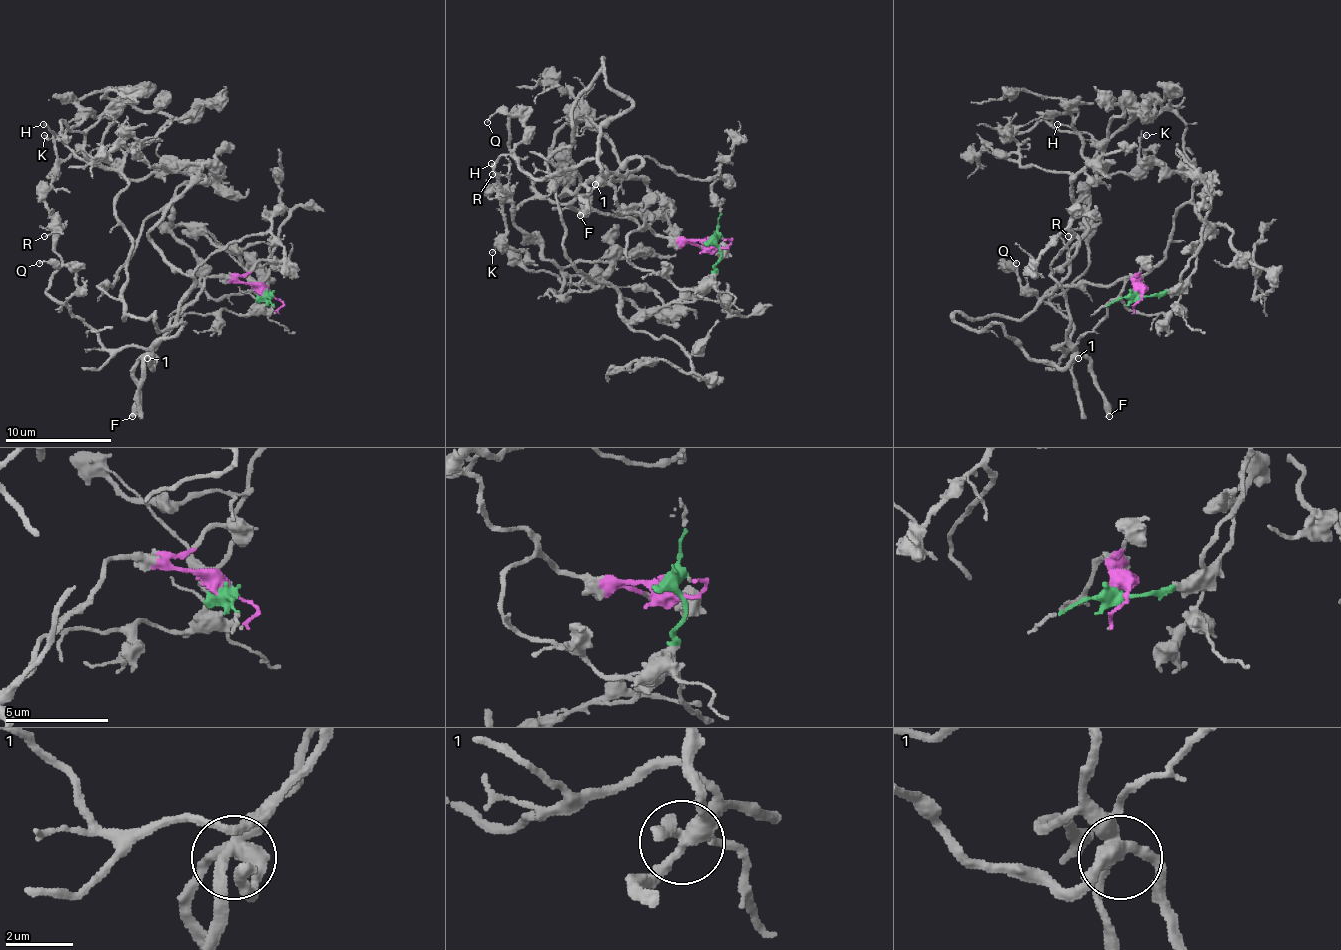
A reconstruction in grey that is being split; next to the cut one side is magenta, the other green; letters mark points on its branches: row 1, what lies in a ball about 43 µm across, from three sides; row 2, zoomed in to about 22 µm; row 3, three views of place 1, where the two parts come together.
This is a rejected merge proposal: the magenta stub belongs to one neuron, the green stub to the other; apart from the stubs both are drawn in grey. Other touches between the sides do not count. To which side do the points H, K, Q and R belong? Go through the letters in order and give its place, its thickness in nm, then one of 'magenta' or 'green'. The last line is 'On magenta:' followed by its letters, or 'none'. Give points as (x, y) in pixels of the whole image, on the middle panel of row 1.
H: at (491, 163); 120 nm thick; green
K: at (492, 252); 140 nm thick; magenta
Q: at (487, 122); 130 nm thick; magenta
R: at (492, 174); 120 nm thick; magenta
On magenta: K, Q, R

